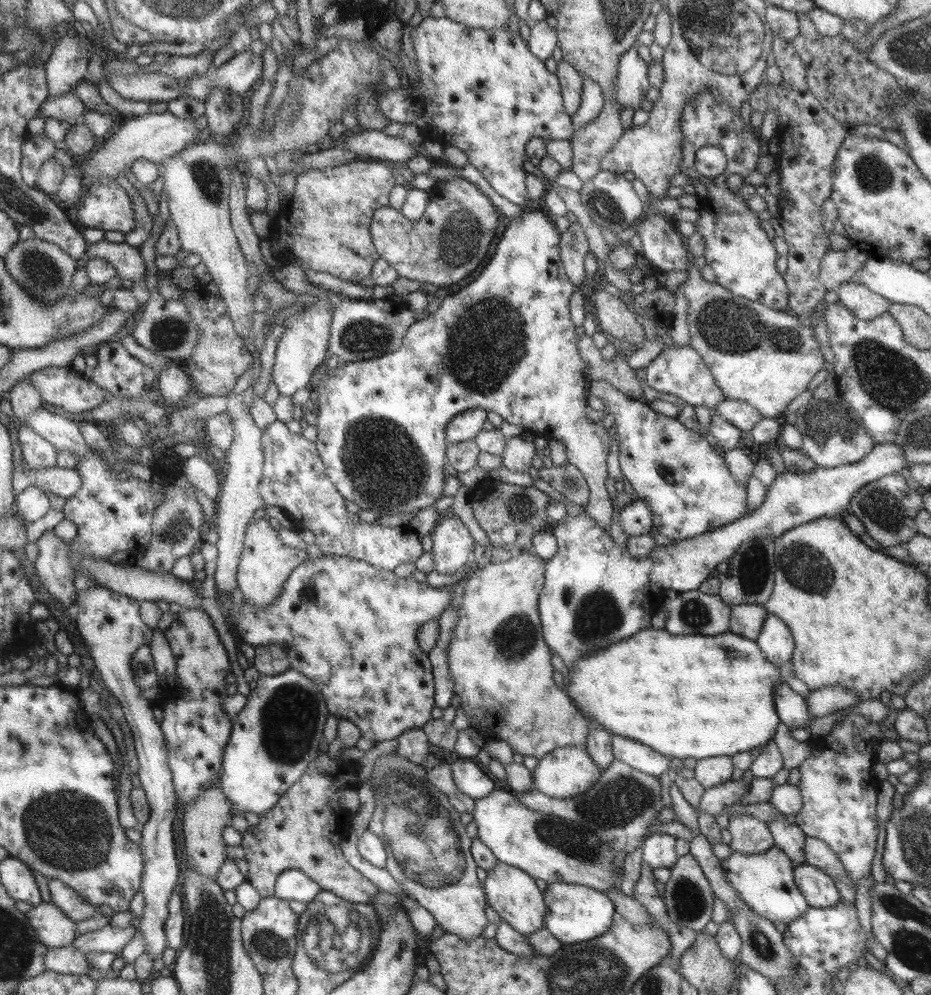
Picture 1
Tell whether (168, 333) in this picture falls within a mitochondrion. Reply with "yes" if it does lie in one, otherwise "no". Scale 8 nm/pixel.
yes

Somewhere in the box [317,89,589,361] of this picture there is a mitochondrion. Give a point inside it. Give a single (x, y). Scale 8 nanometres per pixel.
(460, 240)

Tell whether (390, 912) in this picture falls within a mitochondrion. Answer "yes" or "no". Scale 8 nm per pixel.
yes

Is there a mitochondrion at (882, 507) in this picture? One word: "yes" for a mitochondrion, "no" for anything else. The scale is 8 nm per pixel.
yes

